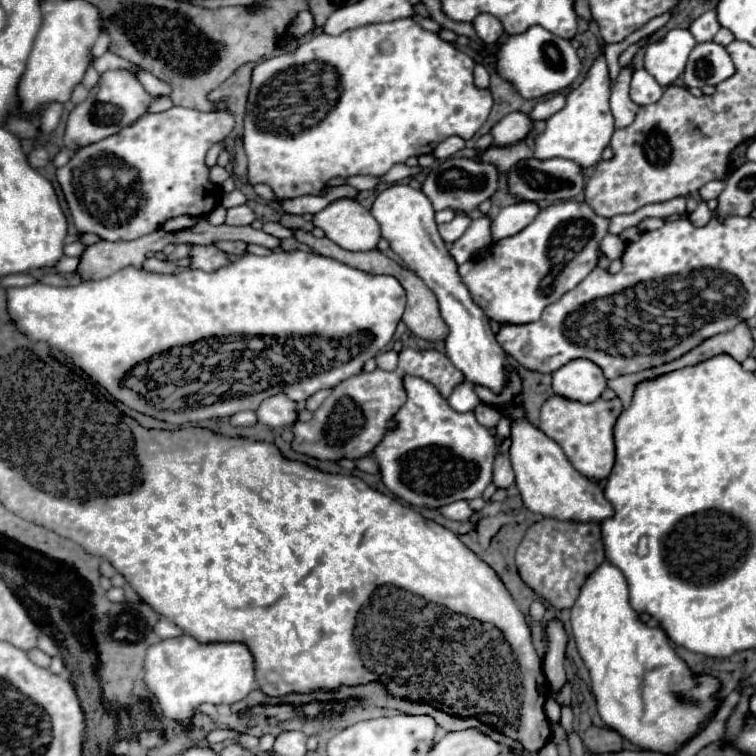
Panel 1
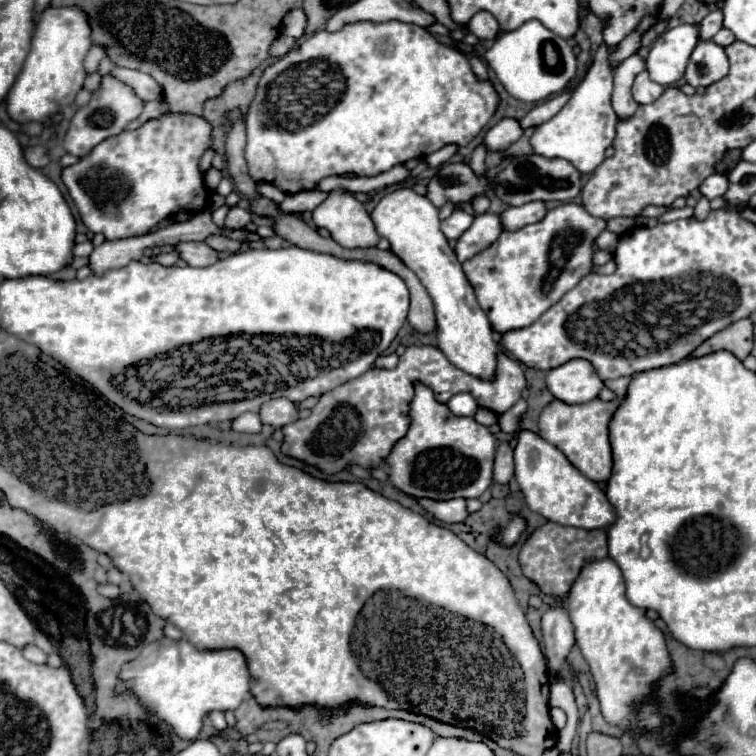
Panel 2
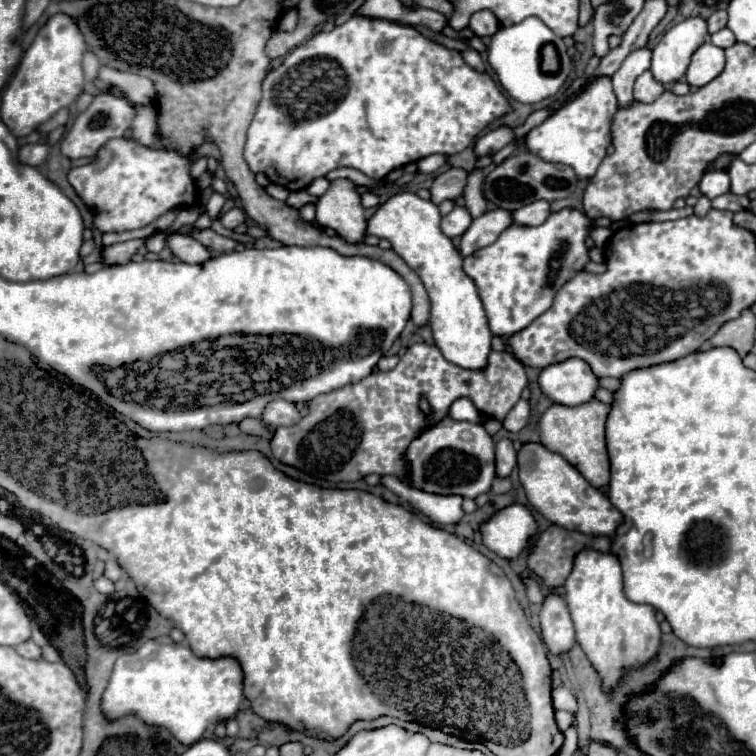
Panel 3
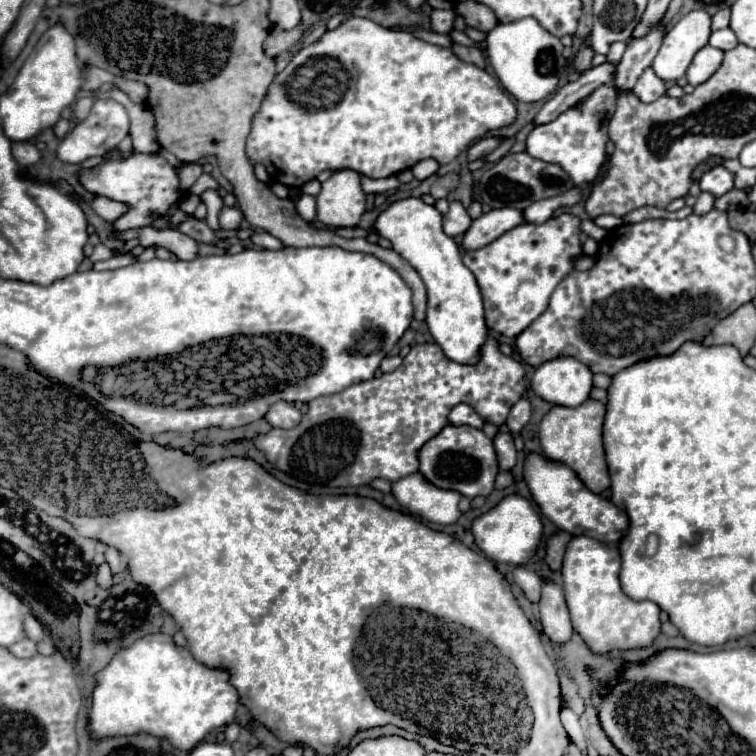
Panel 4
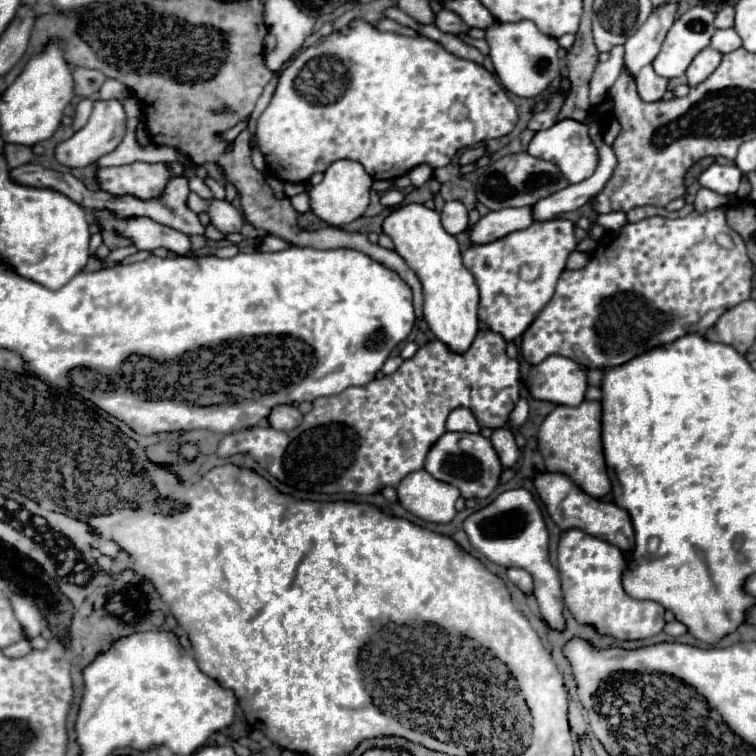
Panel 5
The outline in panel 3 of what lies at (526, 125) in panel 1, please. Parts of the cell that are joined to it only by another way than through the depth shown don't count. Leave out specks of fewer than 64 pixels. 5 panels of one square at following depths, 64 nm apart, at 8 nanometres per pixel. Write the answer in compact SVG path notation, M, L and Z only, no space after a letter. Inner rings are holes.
M506 126L502 128L496 128L496 130L490 130L488 134L484 134L482 138L476 140L474 144L474 154L480 158L480 156L488 156L488 154L494 154L498 152L500 148L504 148L510 140L514 138L514 132Z

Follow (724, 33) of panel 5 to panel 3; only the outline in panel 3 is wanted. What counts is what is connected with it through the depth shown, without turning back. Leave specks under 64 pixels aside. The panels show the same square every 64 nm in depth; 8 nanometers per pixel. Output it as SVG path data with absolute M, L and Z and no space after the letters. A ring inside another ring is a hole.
M722 28L722 30L718 30L716 34L710 36L710 42L712 42L714 46L720 46L720 48L730 48L730 46L736 44L736 38L734 38L732 30Z

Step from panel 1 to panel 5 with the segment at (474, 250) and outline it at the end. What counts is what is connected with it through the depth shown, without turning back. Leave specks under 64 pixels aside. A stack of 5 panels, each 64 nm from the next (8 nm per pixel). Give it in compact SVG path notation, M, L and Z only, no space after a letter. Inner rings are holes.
M528 206L528 208L504 208L500 212L488 212L470 230L470 240L472 240L472 244L488 244L488 242L504 238L516 230L530 228L532 224L534 224L532 206Z

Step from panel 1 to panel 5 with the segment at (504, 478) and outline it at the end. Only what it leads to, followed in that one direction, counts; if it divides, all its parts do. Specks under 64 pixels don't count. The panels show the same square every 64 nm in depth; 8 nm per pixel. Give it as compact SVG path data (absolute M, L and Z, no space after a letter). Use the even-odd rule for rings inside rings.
M494 428L492 436L490 436L490 442L500 456L502 466L504 468L514 466L514 462L518 460L518 446L514 442L514 434L510 432L510 428Z

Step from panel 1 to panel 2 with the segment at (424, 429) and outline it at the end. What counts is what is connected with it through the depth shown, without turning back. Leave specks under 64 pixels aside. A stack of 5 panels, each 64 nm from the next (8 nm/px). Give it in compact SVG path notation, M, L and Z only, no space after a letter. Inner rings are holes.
M416 384L416 396L410 404L412 424L404 440L396 444L388 456L390 484L400 492L416 498L480 498L492 484L492 464L496 440L486 426L474 418L458 418L448 408L436 402L430 388Z

